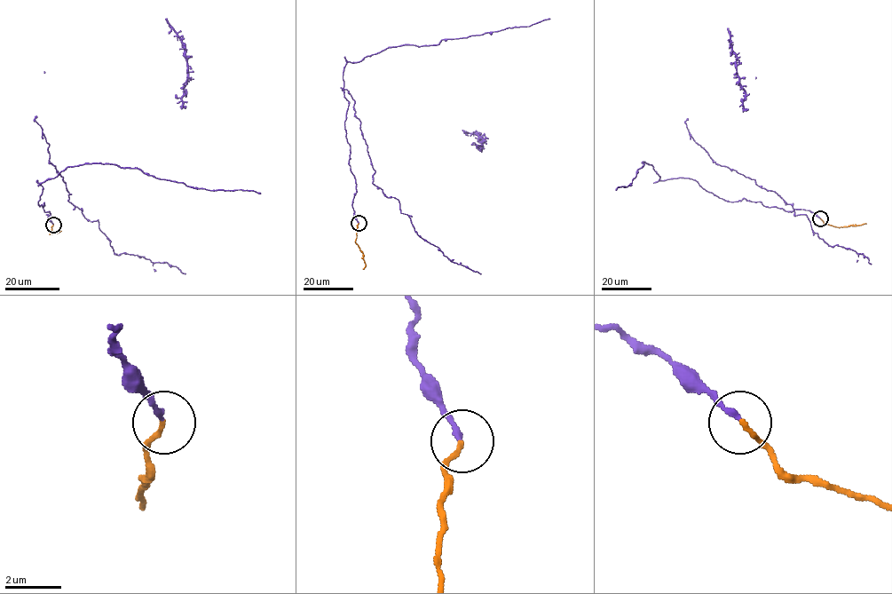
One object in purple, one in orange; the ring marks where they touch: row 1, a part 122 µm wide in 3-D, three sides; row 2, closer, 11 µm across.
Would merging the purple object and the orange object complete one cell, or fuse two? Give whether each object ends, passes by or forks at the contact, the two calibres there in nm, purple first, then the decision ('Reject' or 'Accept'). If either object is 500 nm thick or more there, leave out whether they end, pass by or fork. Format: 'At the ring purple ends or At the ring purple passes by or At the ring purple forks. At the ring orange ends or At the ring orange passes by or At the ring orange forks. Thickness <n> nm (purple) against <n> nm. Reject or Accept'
At the ring purple ends. At the ring orange ends. Thickness 180 nm (purple) against 160 nm. Accept

